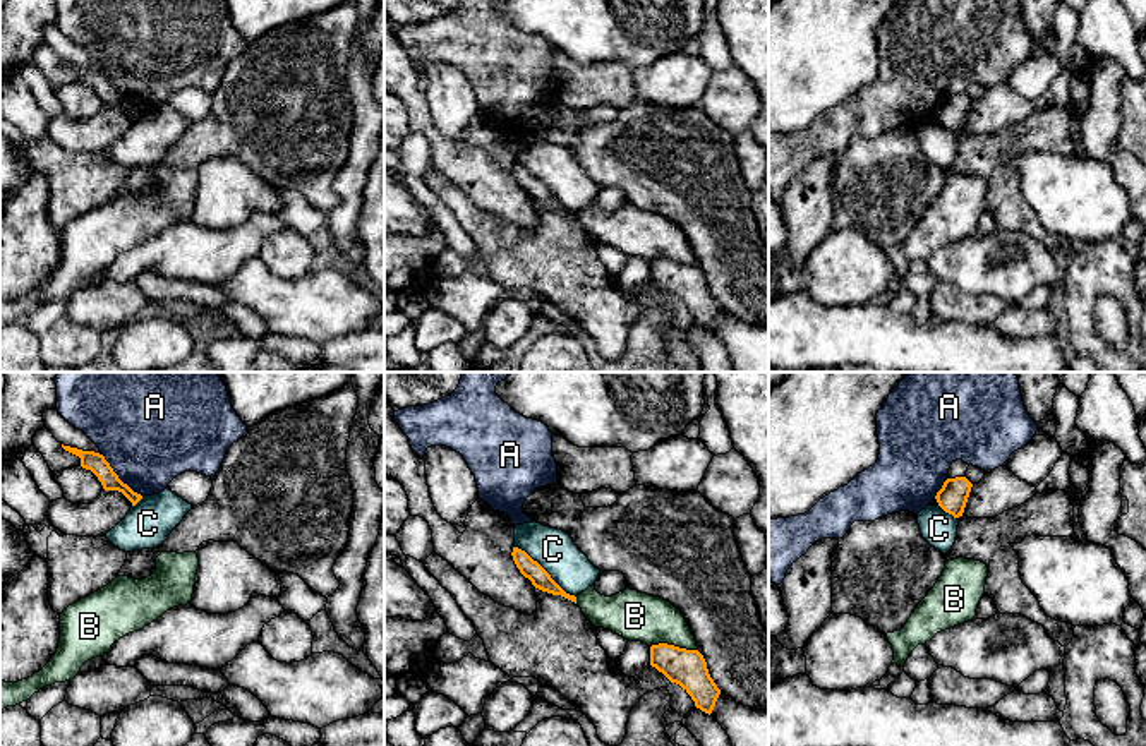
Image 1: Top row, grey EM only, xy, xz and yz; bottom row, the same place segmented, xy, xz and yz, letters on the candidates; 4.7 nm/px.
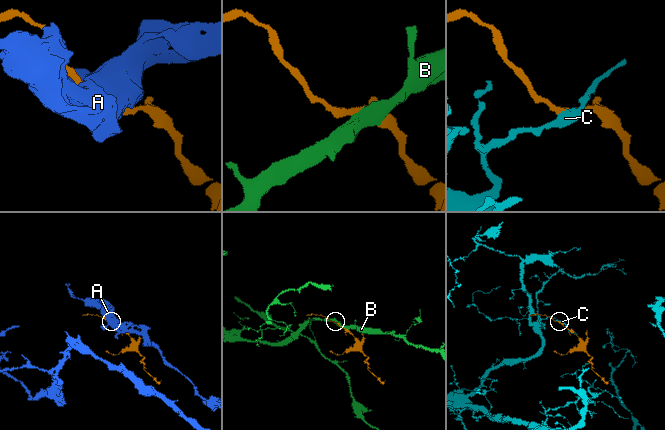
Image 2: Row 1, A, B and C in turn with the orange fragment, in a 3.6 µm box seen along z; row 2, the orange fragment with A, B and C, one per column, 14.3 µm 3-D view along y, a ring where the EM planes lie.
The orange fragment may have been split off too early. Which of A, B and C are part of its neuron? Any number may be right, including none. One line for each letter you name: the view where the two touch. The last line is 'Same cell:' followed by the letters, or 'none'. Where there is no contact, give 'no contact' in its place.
Same cell: none

